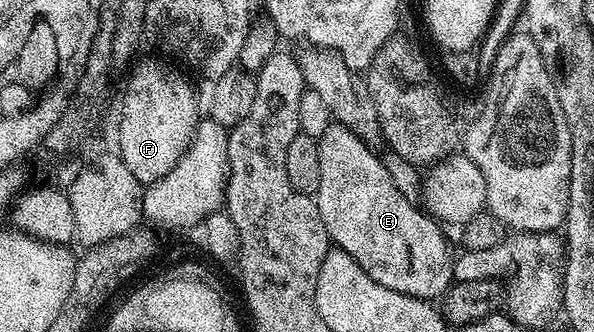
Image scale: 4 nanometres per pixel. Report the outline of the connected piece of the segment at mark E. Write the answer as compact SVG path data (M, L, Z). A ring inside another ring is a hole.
M332 123L317 138L321 161L321 181L314 193L319 214L327 228L328 238L338 248L344 249L377 283L399 291L409 297L439 299L453 281L453 253L447 250L447 241L440 222L415 205L395 186L389 170L372 146L366 145L349 127Z

